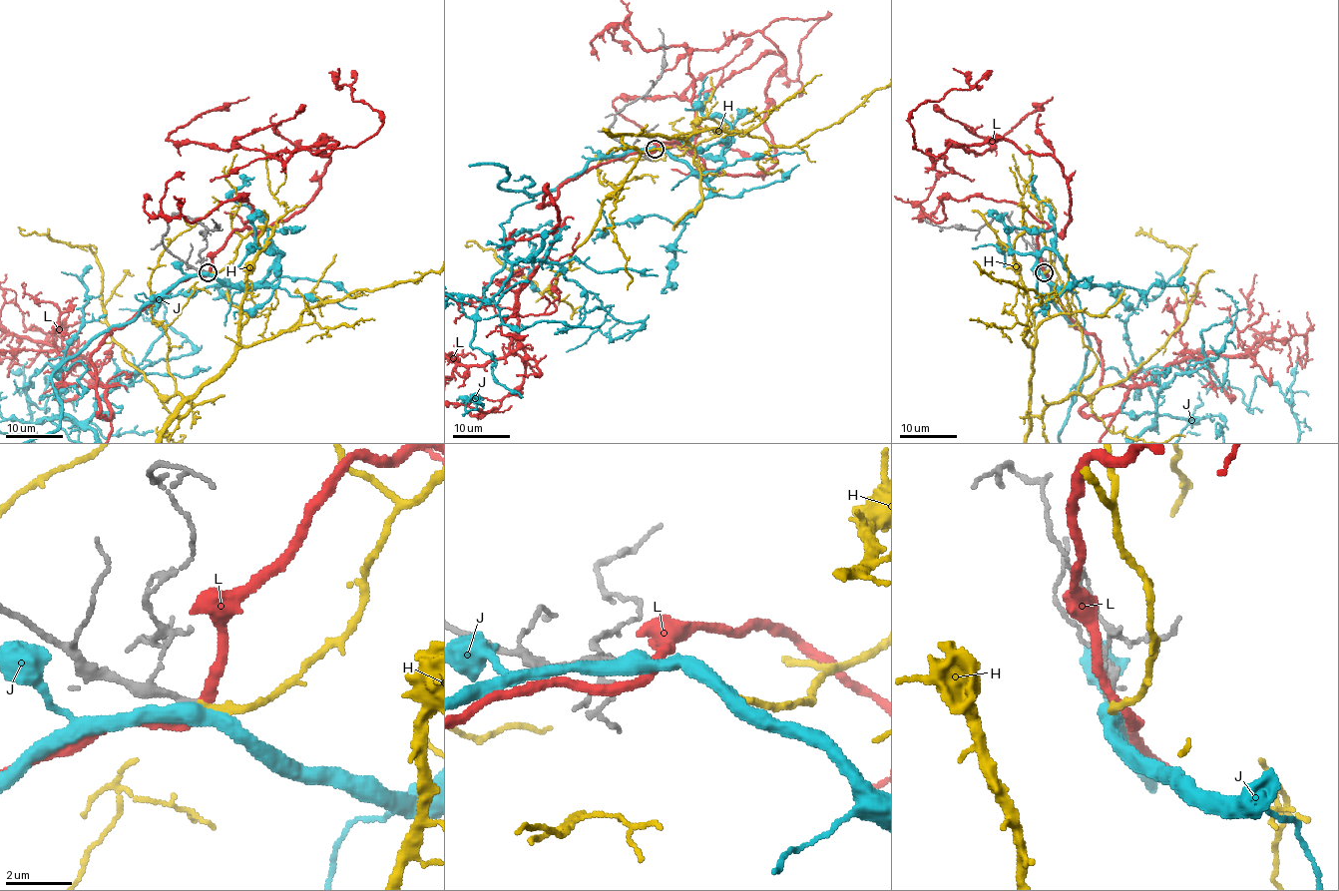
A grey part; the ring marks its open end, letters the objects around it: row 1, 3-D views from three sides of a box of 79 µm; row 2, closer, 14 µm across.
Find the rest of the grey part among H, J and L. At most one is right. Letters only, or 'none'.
H

